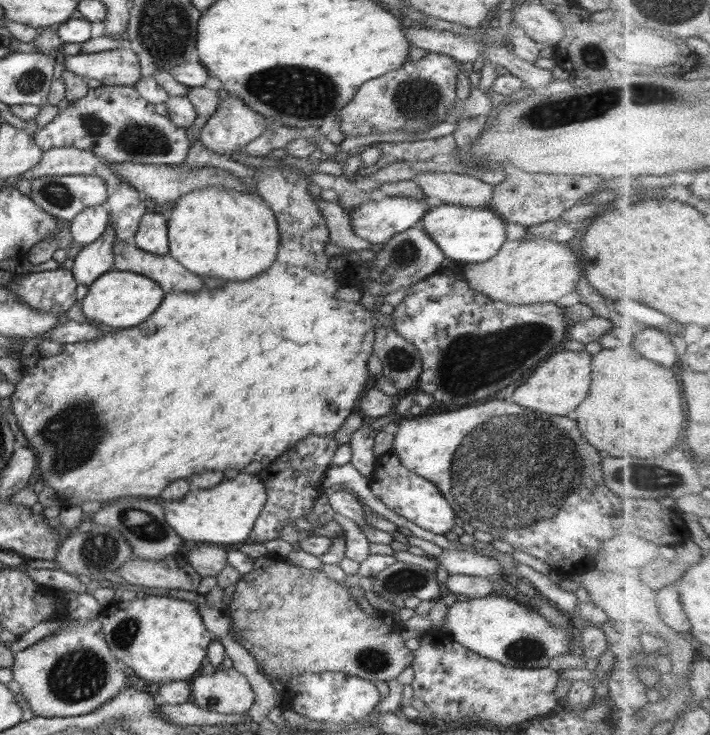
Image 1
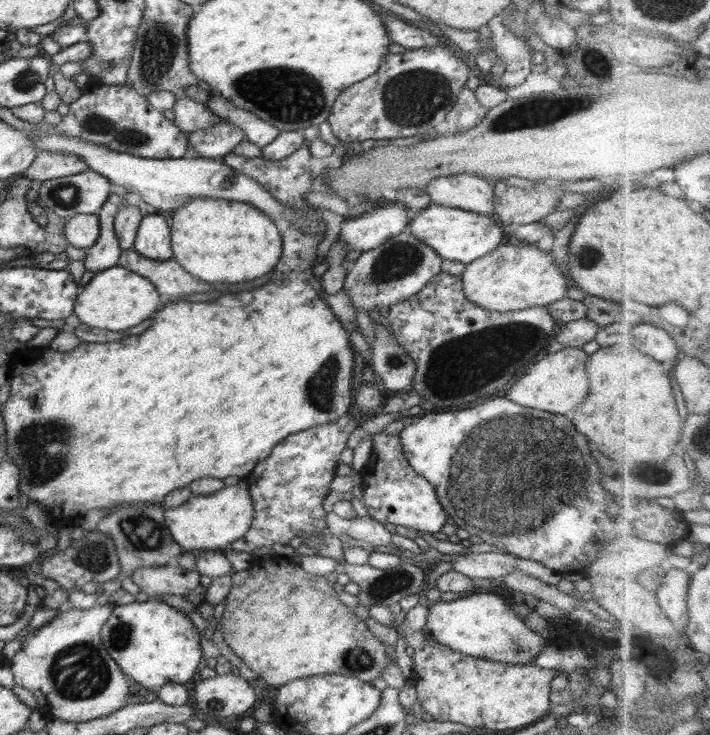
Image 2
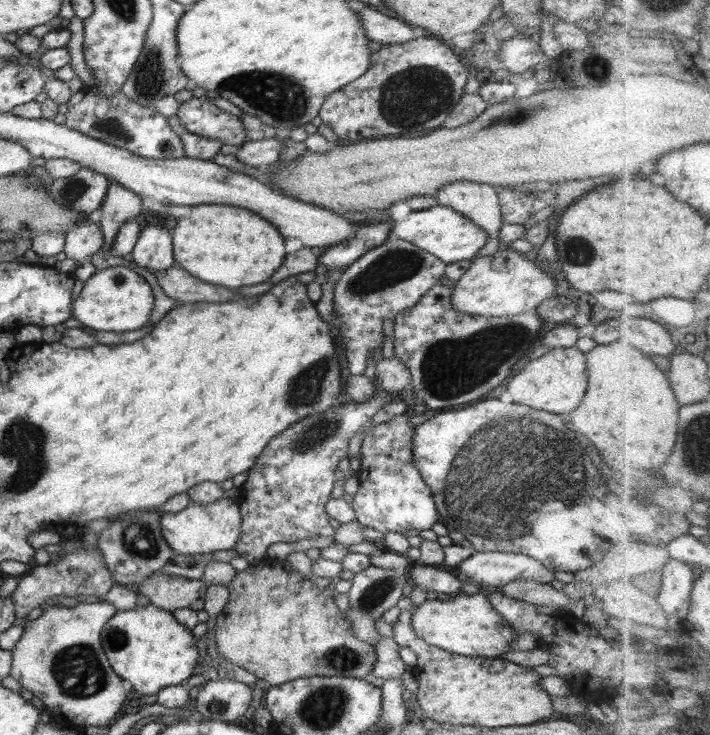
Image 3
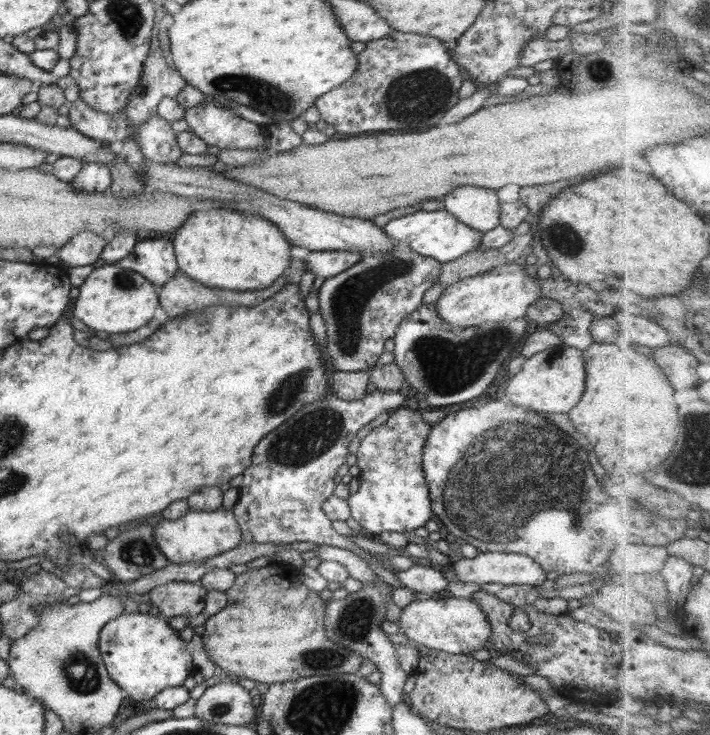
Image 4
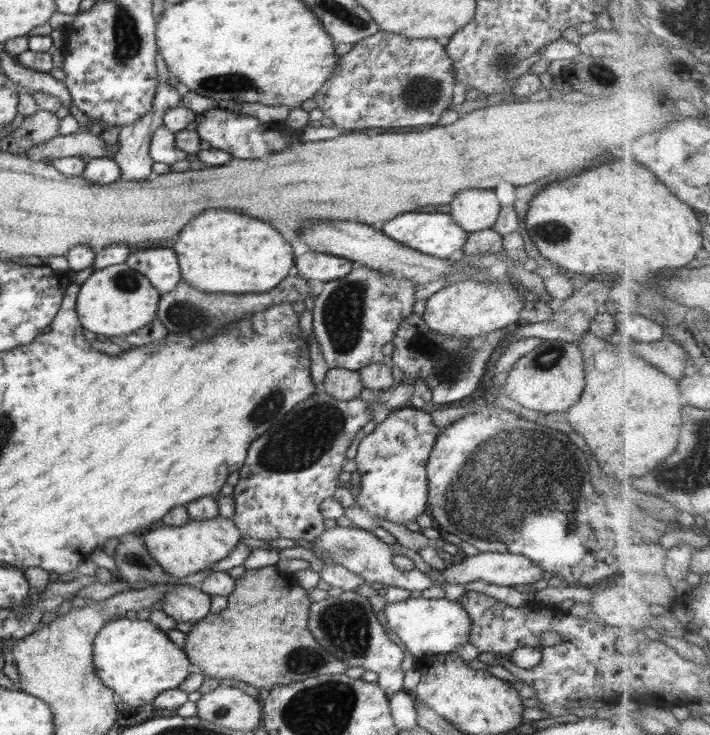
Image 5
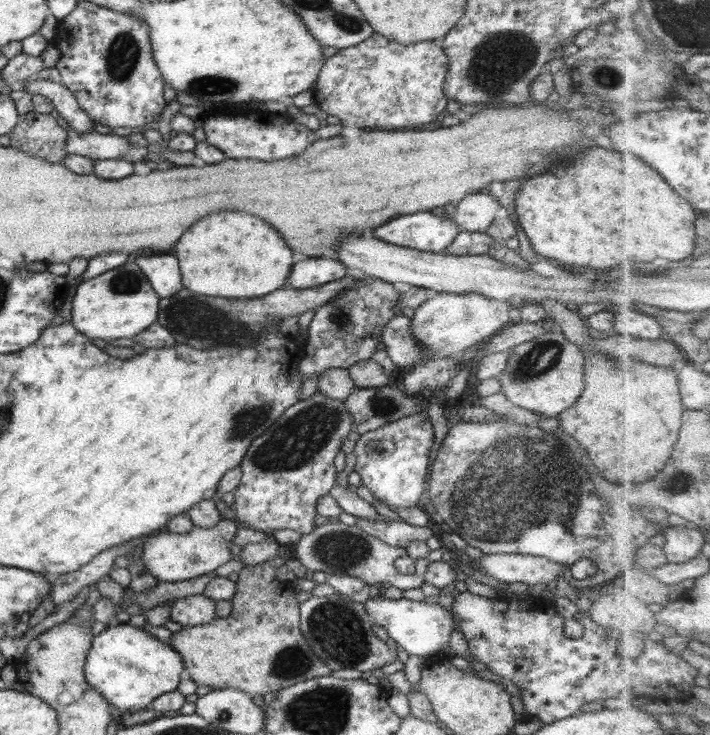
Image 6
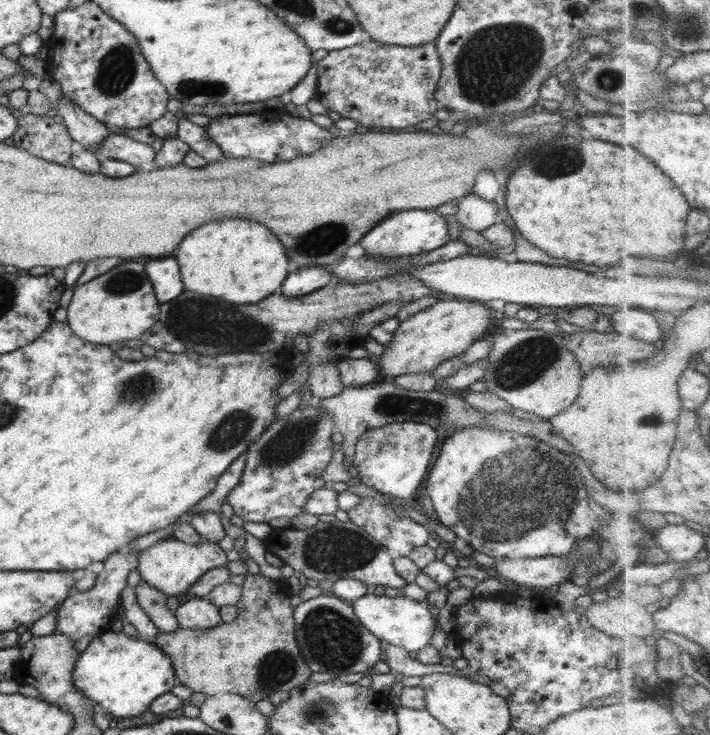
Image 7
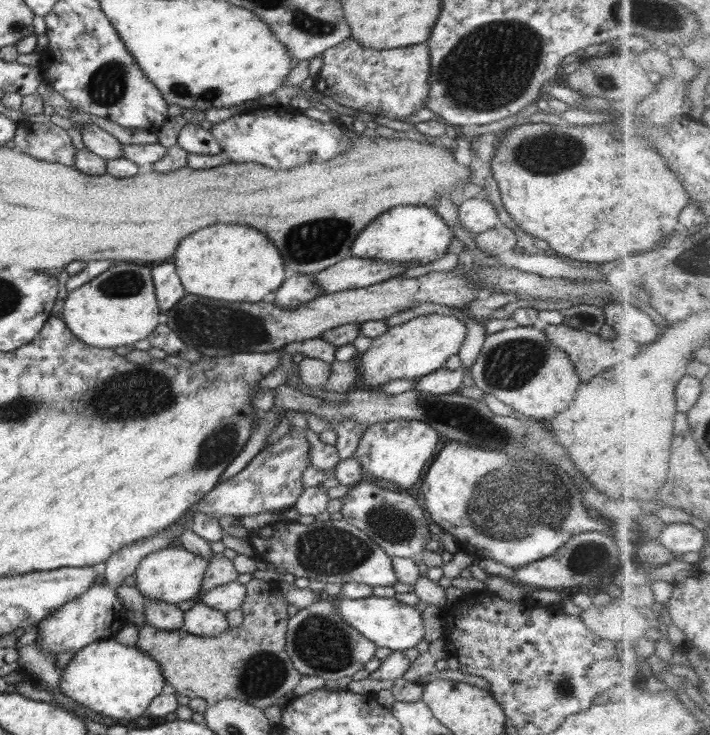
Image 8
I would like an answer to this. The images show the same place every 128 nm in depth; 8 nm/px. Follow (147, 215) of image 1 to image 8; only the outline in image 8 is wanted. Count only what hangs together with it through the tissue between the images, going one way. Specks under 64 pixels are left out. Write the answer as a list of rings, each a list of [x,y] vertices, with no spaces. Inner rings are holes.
[[[160,264],[152,268],[152,278],[154,278],[154,288],[157,296],[157,304],[160,313],[168,313],[174,305],[186,296],[174,264]]]

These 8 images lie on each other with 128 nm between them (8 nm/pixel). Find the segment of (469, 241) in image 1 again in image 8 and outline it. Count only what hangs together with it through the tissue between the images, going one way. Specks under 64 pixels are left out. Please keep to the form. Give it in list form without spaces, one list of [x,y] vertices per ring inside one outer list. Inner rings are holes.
[[[398,205],[372,220],[358,234],[351,257],[373,259],[398,265],[424,266],[447,254],[453,231],[431,205]]]

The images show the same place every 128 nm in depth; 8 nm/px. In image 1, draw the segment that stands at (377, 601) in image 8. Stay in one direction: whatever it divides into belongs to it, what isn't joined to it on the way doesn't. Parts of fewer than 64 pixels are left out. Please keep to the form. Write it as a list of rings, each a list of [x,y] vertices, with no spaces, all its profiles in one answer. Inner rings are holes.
[[[501,593],[455,601],[447,607],[446,618],[438,629],[462,647],[509,667],[546,668],[555,656],[570,652],[570,642],[577,636],[548,623],[529,603],[520,605],[515,598]]]

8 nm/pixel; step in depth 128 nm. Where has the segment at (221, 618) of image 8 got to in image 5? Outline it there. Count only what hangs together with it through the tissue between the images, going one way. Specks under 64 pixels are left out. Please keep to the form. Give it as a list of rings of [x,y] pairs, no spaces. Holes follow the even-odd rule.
[[[180,584],[167,590],[166,596],[158,604],[158,607],[177,622],[198,623],[211,613],[211,596],[202,592],[198,586],[192,587],[190,585]]]

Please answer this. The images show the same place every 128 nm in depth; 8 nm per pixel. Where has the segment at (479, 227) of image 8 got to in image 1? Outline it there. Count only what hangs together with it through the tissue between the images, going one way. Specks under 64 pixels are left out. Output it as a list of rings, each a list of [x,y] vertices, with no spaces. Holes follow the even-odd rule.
[[[420,172],[413,180],[422,188],[425,197],[440,198],[444,204],[470,208],[487,208],[493,186],[466,173]]]

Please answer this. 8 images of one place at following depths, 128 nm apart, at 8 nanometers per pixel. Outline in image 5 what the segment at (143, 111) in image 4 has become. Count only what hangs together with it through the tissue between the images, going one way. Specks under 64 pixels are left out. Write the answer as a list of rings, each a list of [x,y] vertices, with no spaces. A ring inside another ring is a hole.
[[[159,82],[156,87],[156,94],[153,100],[153,107],[151,111],[142,118],[135,121],[134,124],[127,124],[121,126],[118,137],[118,143],[114,150],[114,160],[118,163],[121,170],[121,178],[123,181],[145,181],[152,180],[155,176],[153,165],[155,162],[149,155],[149,146],[151,143],[151,136],[159,126],[163,125],[163,116],[167,110],[182,104],[182,95],[178,92],[176,87],[171,86],[169,82]]]

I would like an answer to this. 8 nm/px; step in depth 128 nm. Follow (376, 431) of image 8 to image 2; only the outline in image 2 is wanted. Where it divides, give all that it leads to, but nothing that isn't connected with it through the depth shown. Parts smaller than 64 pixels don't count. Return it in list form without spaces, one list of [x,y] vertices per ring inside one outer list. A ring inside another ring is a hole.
[[[382,431],[371,436],[372,452],[368,464],[365,464],[361,489],[364,494],[361,501],[367,508],[367,514],[382,525],[386,523],[406,528],[413,528],[420,533],[434,534],[440,532],[450,518],[438,500],[433,484],[419,475],[407,461],[399,434]]]

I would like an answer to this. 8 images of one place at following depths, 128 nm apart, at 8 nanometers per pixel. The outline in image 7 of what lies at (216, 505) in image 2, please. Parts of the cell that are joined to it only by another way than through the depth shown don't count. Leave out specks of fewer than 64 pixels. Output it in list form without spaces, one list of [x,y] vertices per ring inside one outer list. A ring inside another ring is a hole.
[[[170,537],[158,541],[158,544],[145,548],[137,556],[137,569],[141,574],[143,582],[157,588],[166,596],[176,596],[184,598],[192,585],[200,580],[200,577],[211,568],[224,566],[227,564],[226,551],[217,542],[212,542],[201,537],[198,544],[186,544],[181,540]]]

